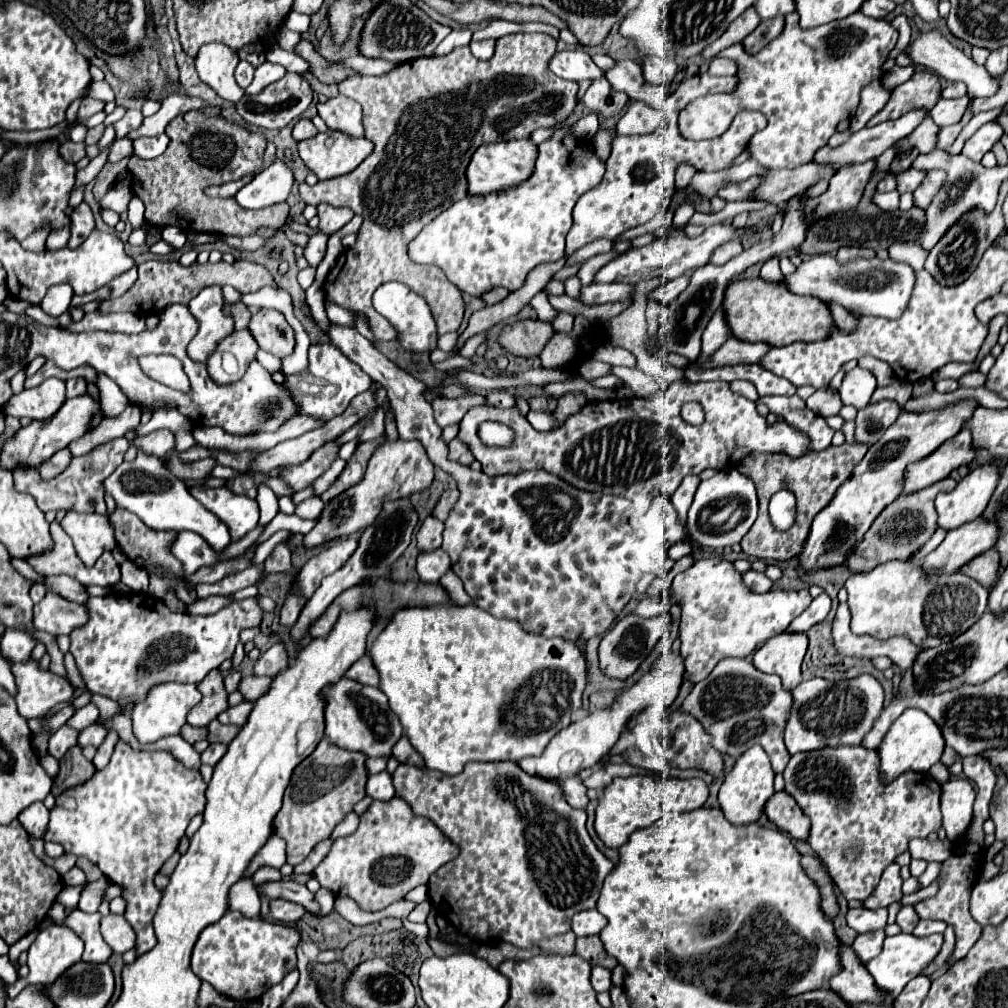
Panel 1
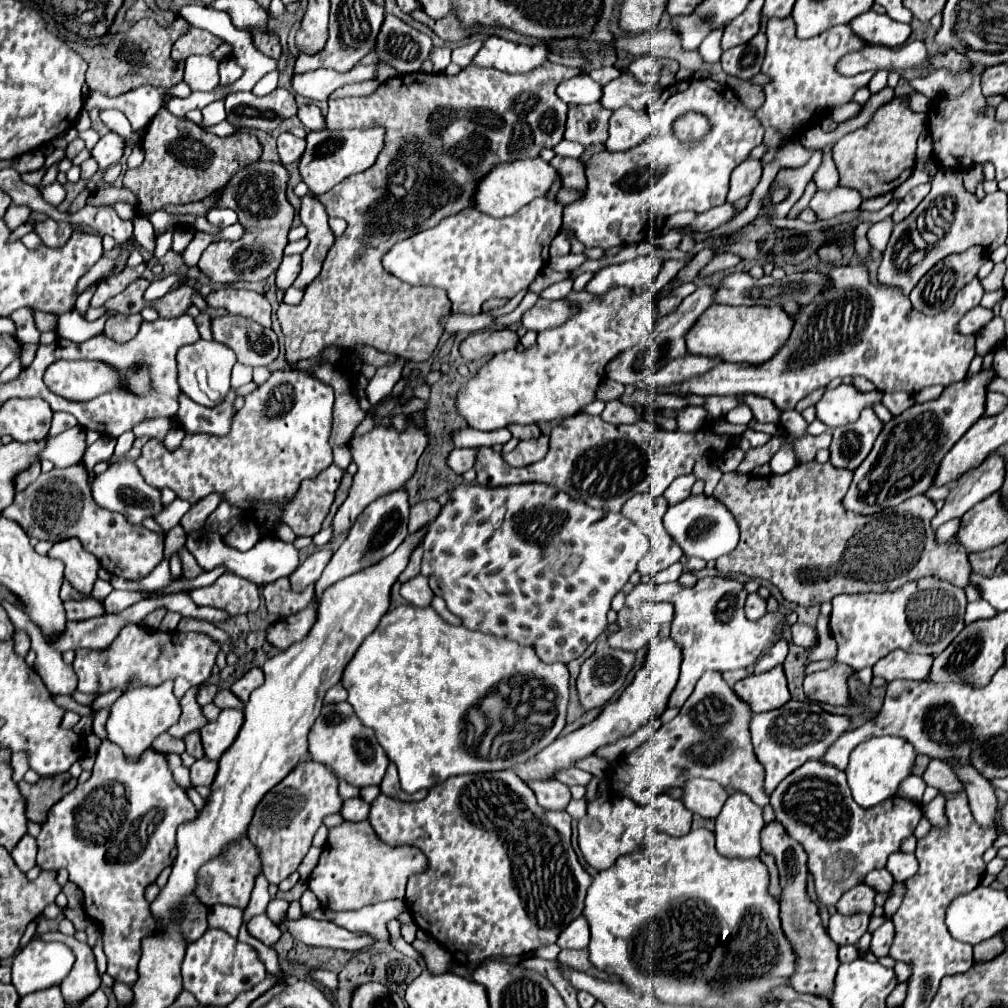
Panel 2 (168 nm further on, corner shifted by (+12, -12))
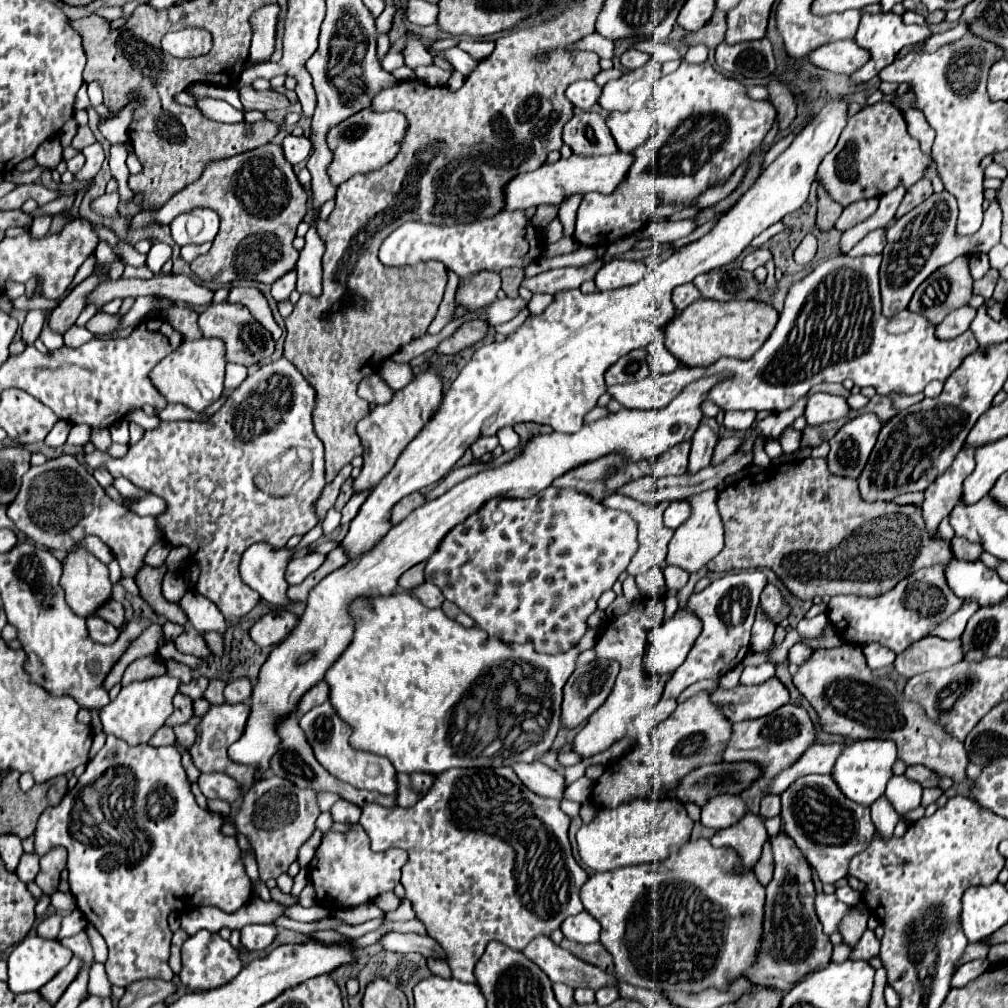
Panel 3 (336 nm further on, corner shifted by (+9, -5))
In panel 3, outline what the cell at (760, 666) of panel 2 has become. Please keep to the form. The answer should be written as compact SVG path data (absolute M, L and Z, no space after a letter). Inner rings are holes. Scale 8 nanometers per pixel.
M766 661L762 665L748 665L740 677L742 685L758 685L760 681L766 681L774 675L774 663Z

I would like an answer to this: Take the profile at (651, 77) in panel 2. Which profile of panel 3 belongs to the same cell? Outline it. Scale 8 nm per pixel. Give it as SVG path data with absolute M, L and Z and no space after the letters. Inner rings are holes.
M628 49L626 53L622 53L620 61L626 69L638 69L638 67L644 67L650 61L650 55L642 53L642 51L636 51L636 49Z

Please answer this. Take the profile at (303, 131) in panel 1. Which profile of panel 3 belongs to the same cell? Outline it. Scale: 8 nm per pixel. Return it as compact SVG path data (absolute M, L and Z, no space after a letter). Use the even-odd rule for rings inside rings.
M288 135L286 139L284 139L284 143L282 143L282 149L284 149L284 157L292 163L292 165L296 165L296 163L302 163L308 155L310 155L310 151L312 151L312 143L310 143L310 139L308 137L296 137L296 135Z

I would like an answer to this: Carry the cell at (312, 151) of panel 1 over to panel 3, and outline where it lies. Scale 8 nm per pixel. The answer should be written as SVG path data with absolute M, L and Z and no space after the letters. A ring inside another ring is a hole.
M362 109L354 115L350 115L348 119L344 119L342 123L334 125L328 135L328 147L332 151L332 163L328 165L328 175L334 187L338 187L340 183L344 183L346 179L350 179L356 173L368 173L374 169L380 169L384 163L392 161L390 157L398 153L400 141L404 137L404 129L406 129L406 121L404 115L398 111L386 111L386 113L376 113L370 109Z

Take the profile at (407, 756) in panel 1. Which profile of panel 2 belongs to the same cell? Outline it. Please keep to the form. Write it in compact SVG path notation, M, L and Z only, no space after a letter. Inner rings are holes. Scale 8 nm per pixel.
M389 764L387 768L387 774L381 782L381 794L389 796L389 798L397 798L397 800L405 800L405 802L417 802L421 798L427 796L427 790L421 790L421 792L415 792L415 794L407 794L401 790L399 786L399 776L397 776L397 768L393 764Z

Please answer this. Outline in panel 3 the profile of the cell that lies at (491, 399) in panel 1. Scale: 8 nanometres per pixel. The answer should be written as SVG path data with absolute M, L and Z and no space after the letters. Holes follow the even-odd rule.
M502 427L502 429L498 429L496 437L498 437L500 445L504 447L504 451L510 451L510 449L514 449L514 447L520 443L520 437L516 435L516 431L514 431L512 427Z

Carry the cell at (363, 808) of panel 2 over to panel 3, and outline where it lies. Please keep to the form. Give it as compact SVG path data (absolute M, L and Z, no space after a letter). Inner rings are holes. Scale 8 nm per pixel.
M346 799L336 801L336 805L330 811L332 811L332 819L334 821L340 821L340 823L356 823L360 819L360 813L362 813L360 807L352 805Z

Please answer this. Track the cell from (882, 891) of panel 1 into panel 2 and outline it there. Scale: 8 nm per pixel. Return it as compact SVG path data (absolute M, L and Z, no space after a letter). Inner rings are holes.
M857 884L857 888L851 888L849 892L845 892L845 896L841 896L841 900L837 902L837 912L845 914L845 916L857 914L857 912L871 914L873 898L875 898L873 888L869 888L865 884Z

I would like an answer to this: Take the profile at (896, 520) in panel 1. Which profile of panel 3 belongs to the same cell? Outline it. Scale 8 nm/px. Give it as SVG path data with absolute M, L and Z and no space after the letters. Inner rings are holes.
M788 459L750 473L746 479L720 489L718 509L726 531L724 549L708 563L708 569L724 573L732 569L768 567L798 599L842 593L876 597L888 593L900 579L922 567L946 567L954 559L950 541L926 531L922 507L898 505L894 501L860 501L856 479L832 475L826 459Z

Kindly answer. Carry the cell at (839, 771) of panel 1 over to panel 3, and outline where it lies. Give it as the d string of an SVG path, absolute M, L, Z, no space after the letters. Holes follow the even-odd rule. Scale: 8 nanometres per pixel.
M810 773L798 777L782 795L784 831L802 849L810 867L818 873L822 883L836 883L848 875L850 859L866 851L876 837L876 827L870 819L870 807L848 799L830 773Z

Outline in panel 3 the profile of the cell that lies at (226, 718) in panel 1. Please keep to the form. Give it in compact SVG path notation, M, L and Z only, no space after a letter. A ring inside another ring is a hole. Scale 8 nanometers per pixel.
M224 703L224 705L212 705L210 711L202 717L200 725L198 725L198 737L196 737L196 743L192 745L190 749L190 755L196 763L196 767L202 771L202 773L212 773L212 771L224 771L228 773L230 777L234 777L240 785L244 787L250 787L252 785L252 779L254 779L254 769L252 767L246 767L246 765L238 765L234 761L228 759L226 755L226 749L238 741L244 733L244 727L246 727L246 721L248 721L248 715L250 715L250 705L248 703L236 703L236 705L230 705L230 703Z

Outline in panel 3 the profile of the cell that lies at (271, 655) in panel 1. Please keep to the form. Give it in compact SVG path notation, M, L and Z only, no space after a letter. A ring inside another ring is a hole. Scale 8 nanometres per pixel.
M238 677L224 689L226 703L248 703L250 695L252 695L252 683L248 677Z

